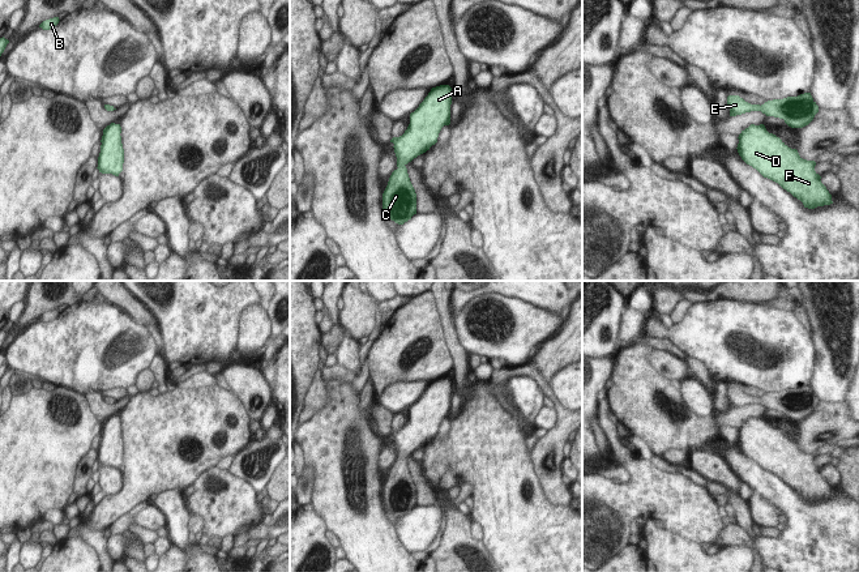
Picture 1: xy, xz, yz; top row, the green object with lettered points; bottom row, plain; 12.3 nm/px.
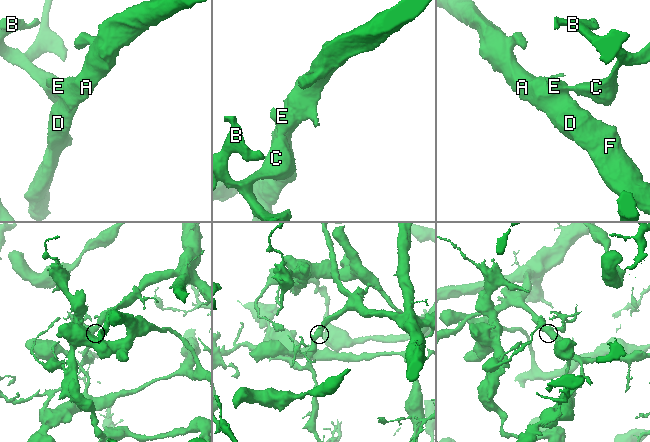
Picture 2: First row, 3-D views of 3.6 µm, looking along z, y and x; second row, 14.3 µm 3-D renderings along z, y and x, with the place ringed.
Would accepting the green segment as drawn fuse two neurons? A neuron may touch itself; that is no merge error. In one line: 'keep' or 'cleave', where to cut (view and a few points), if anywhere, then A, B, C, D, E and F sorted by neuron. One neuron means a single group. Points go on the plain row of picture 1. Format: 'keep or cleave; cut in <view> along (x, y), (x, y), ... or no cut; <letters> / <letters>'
keep; no cut; A B C D E F

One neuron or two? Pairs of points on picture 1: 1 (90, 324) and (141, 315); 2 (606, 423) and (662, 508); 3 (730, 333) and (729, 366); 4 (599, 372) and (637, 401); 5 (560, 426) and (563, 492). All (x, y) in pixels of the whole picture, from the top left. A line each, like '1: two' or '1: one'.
1: two
2: one
3: one
4: two
5: one

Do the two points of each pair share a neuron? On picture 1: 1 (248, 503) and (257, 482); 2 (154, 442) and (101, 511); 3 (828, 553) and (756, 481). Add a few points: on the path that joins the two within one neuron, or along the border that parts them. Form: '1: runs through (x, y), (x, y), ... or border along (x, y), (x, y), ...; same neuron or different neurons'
1: border along (229, 472), (243, 478), (259, 494); different neurons
2: runs through (154, 461), (140, 481), (120, 500); same neuron
3: runs through (817, 533), (776, 491); same neuron

